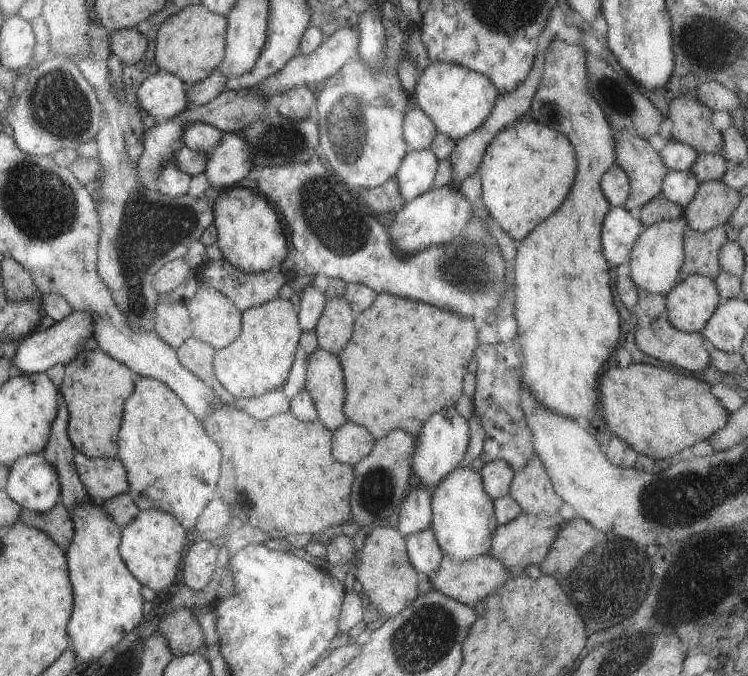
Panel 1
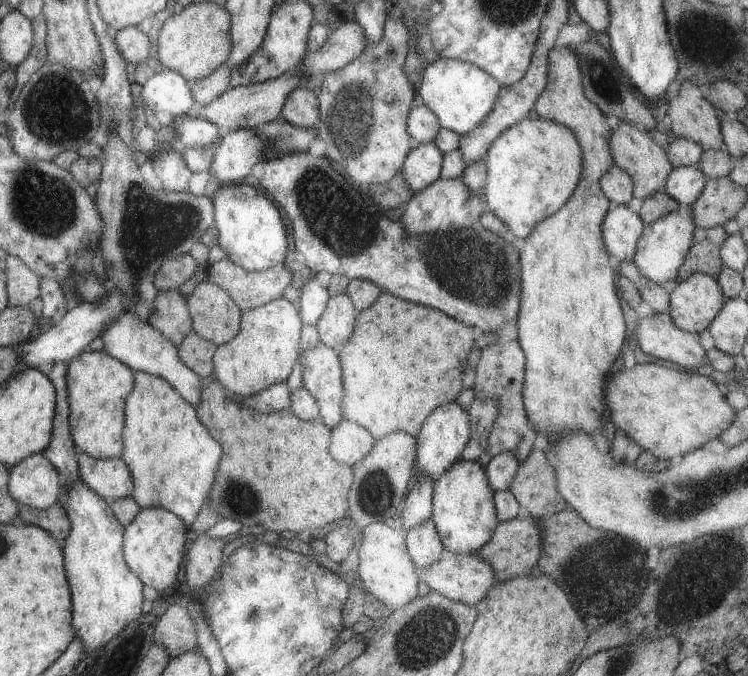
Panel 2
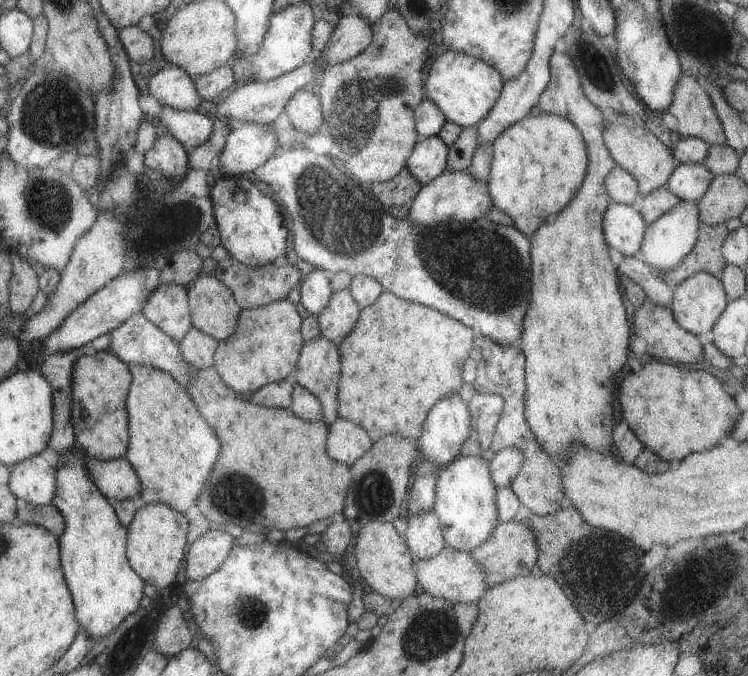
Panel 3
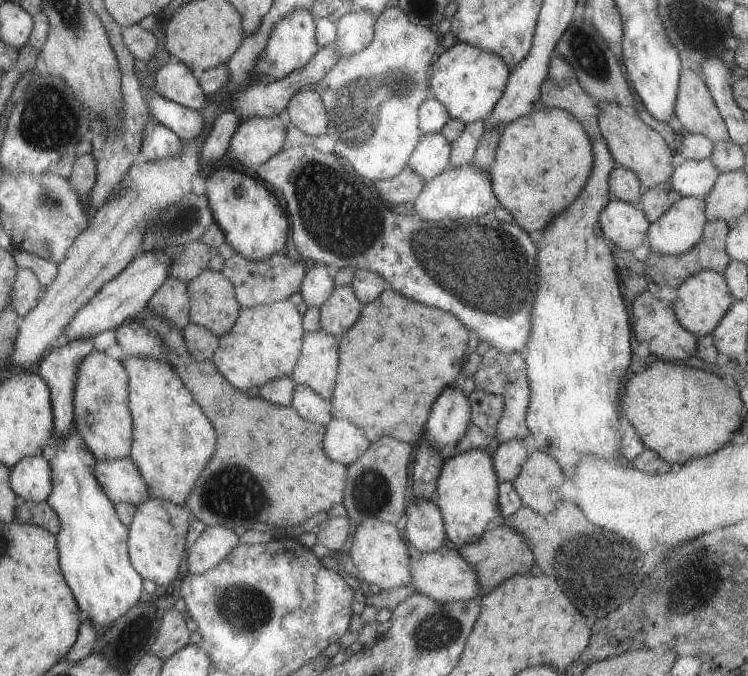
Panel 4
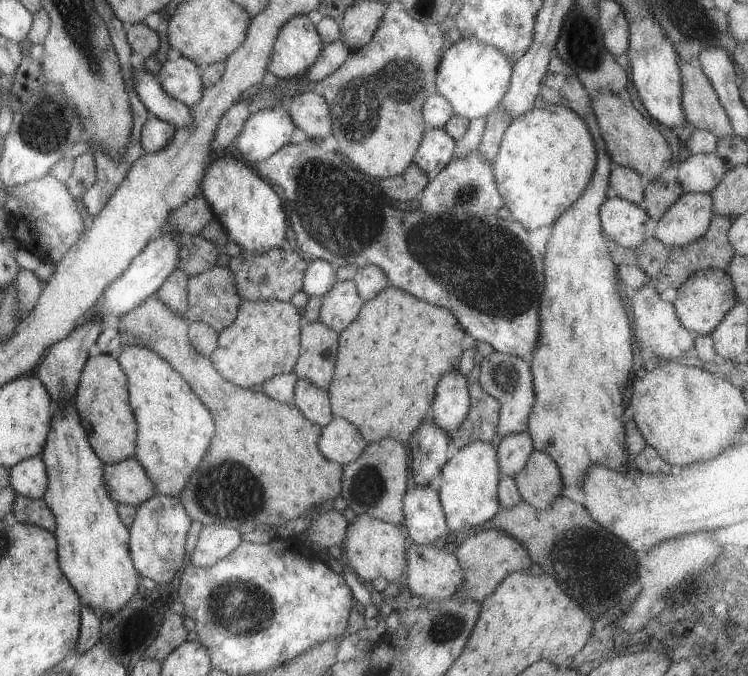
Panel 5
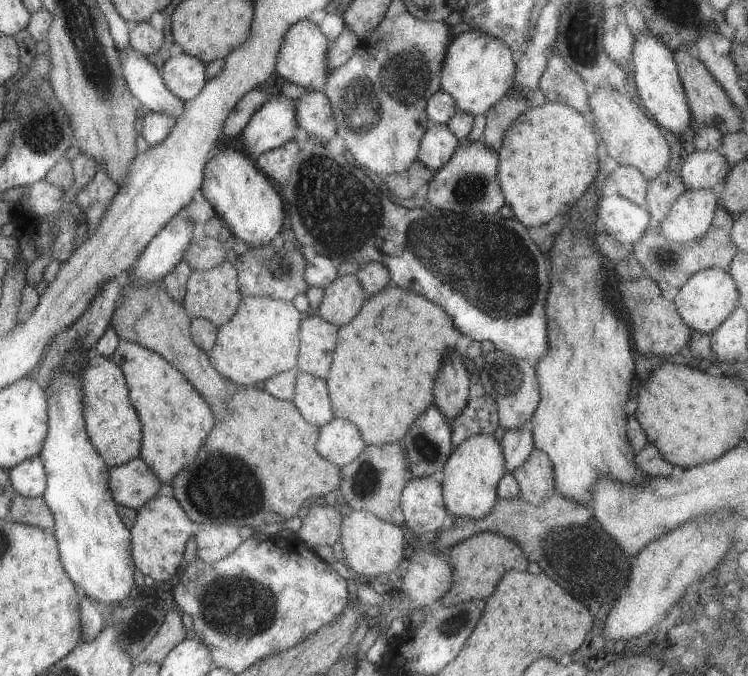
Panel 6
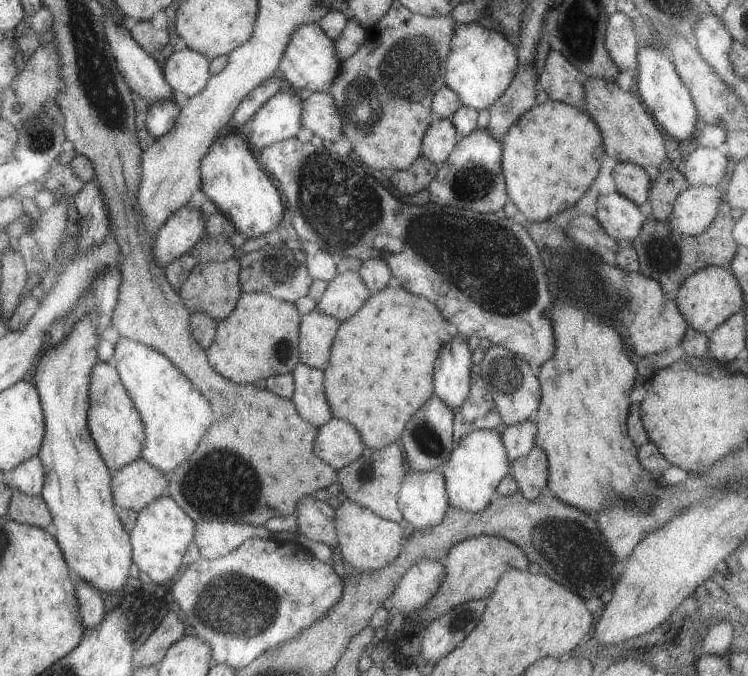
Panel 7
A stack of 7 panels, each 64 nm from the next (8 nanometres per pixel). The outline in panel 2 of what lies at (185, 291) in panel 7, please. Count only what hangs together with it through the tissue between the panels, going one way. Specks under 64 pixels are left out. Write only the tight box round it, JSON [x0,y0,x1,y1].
[185,282,241,348]

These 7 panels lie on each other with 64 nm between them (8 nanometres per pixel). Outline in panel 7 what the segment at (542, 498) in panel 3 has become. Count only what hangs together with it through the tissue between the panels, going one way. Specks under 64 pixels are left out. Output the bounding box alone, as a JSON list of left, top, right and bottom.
[509,446,547,502]

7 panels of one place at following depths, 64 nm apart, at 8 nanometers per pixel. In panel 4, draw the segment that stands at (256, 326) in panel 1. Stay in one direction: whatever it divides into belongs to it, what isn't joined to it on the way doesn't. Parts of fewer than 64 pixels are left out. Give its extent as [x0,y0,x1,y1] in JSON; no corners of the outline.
[211,298,303,392]

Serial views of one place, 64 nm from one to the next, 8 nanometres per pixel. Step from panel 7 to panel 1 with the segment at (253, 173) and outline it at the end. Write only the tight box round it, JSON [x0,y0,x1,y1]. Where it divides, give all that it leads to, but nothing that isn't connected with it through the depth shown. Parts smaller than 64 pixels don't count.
[213,188,287,274]

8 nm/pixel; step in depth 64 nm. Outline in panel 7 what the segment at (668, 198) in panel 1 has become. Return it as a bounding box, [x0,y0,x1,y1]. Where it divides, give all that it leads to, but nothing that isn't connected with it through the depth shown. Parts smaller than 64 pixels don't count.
[679,148,729,188]

